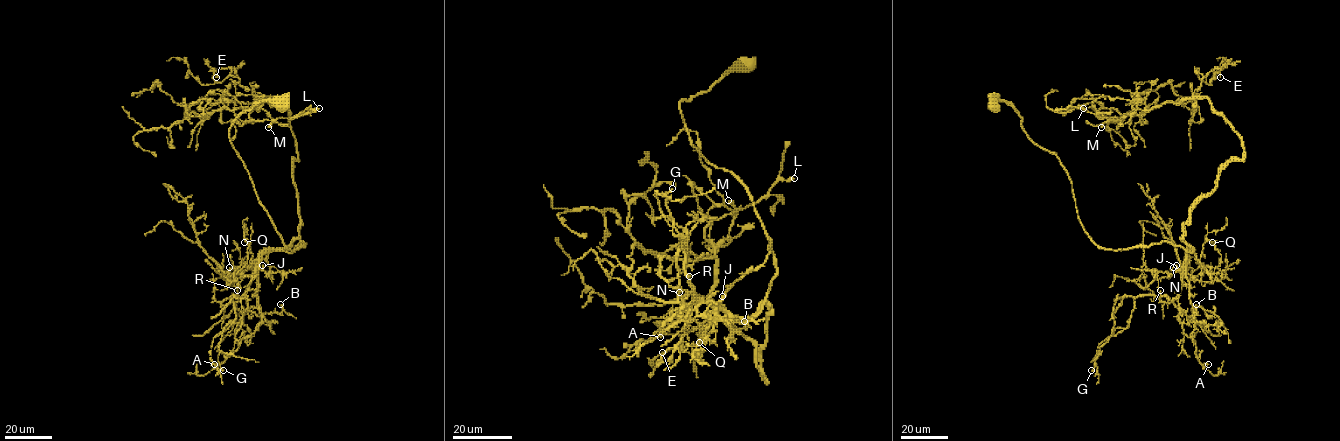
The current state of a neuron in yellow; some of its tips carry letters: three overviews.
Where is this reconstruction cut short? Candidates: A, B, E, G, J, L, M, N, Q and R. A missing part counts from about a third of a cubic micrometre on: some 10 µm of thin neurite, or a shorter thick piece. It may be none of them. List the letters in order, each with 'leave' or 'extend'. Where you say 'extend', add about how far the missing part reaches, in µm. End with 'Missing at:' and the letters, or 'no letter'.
A: leave
B: leave
E: extend | 10 µm
G: leave
J: leave
L: leave
M: leave
N: leave
Q: leave
R: leave
Missing at: E

